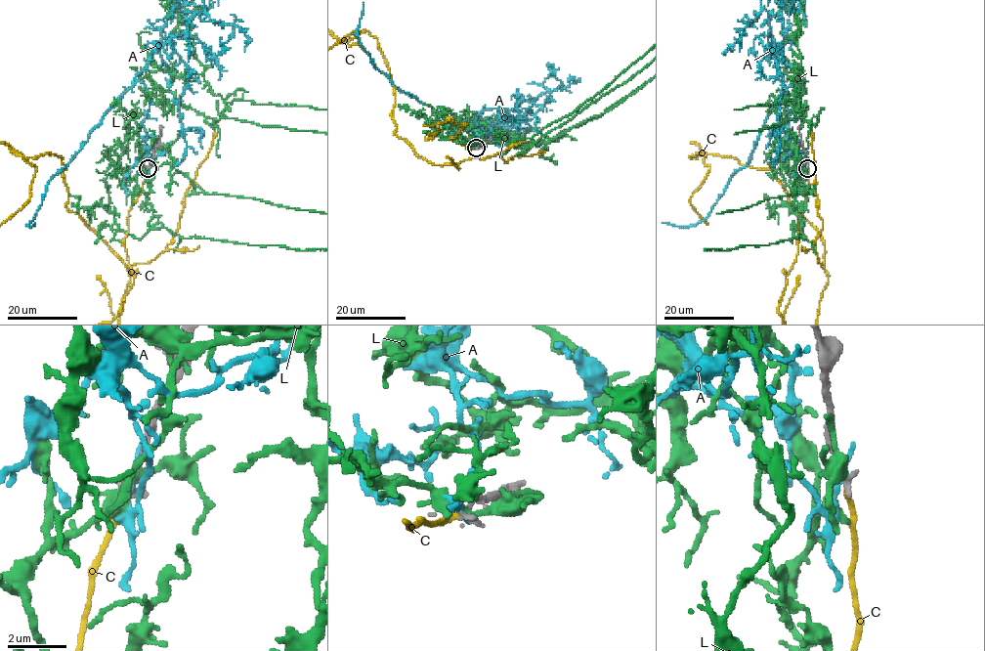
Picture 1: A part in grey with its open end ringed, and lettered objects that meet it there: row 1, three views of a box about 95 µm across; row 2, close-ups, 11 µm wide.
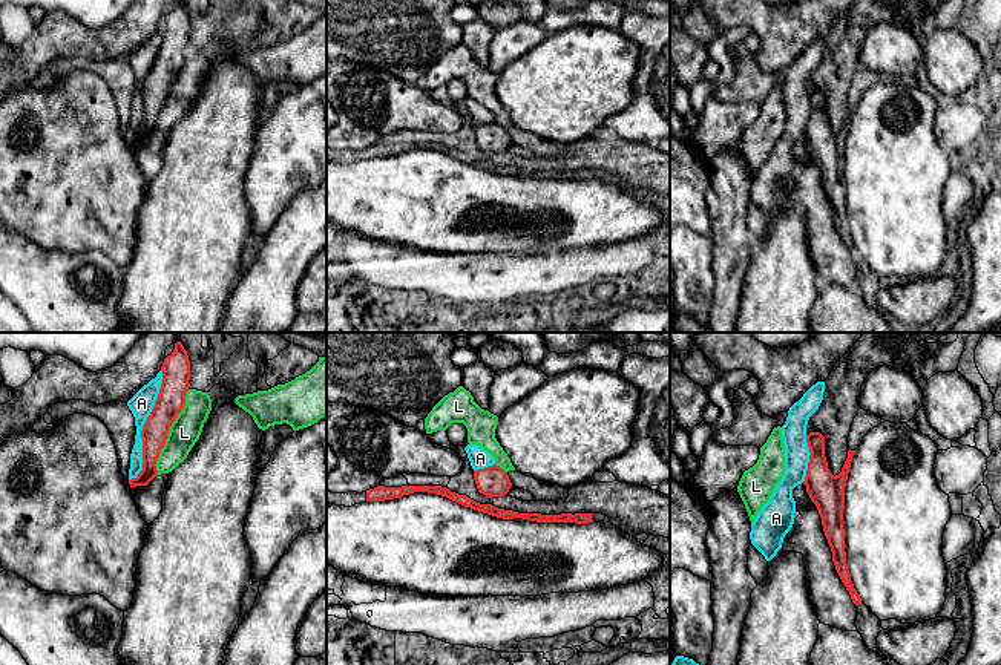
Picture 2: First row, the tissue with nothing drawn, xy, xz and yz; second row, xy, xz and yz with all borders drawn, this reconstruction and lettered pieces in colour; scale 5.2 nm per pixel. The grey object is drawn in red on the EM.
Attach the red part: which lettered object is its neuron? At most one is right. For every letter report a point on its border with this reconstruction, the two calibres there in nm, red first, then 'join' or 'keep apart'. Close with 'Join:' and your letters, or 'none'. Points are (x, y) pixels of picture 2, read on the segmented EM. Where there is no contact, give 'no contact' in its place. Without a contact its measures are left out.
A: xy (143, 426) | 150/120 nm | keep apart
C: no contact | join
L: xy (167, 432) | 150/160 nm | keep apart
Join: C

